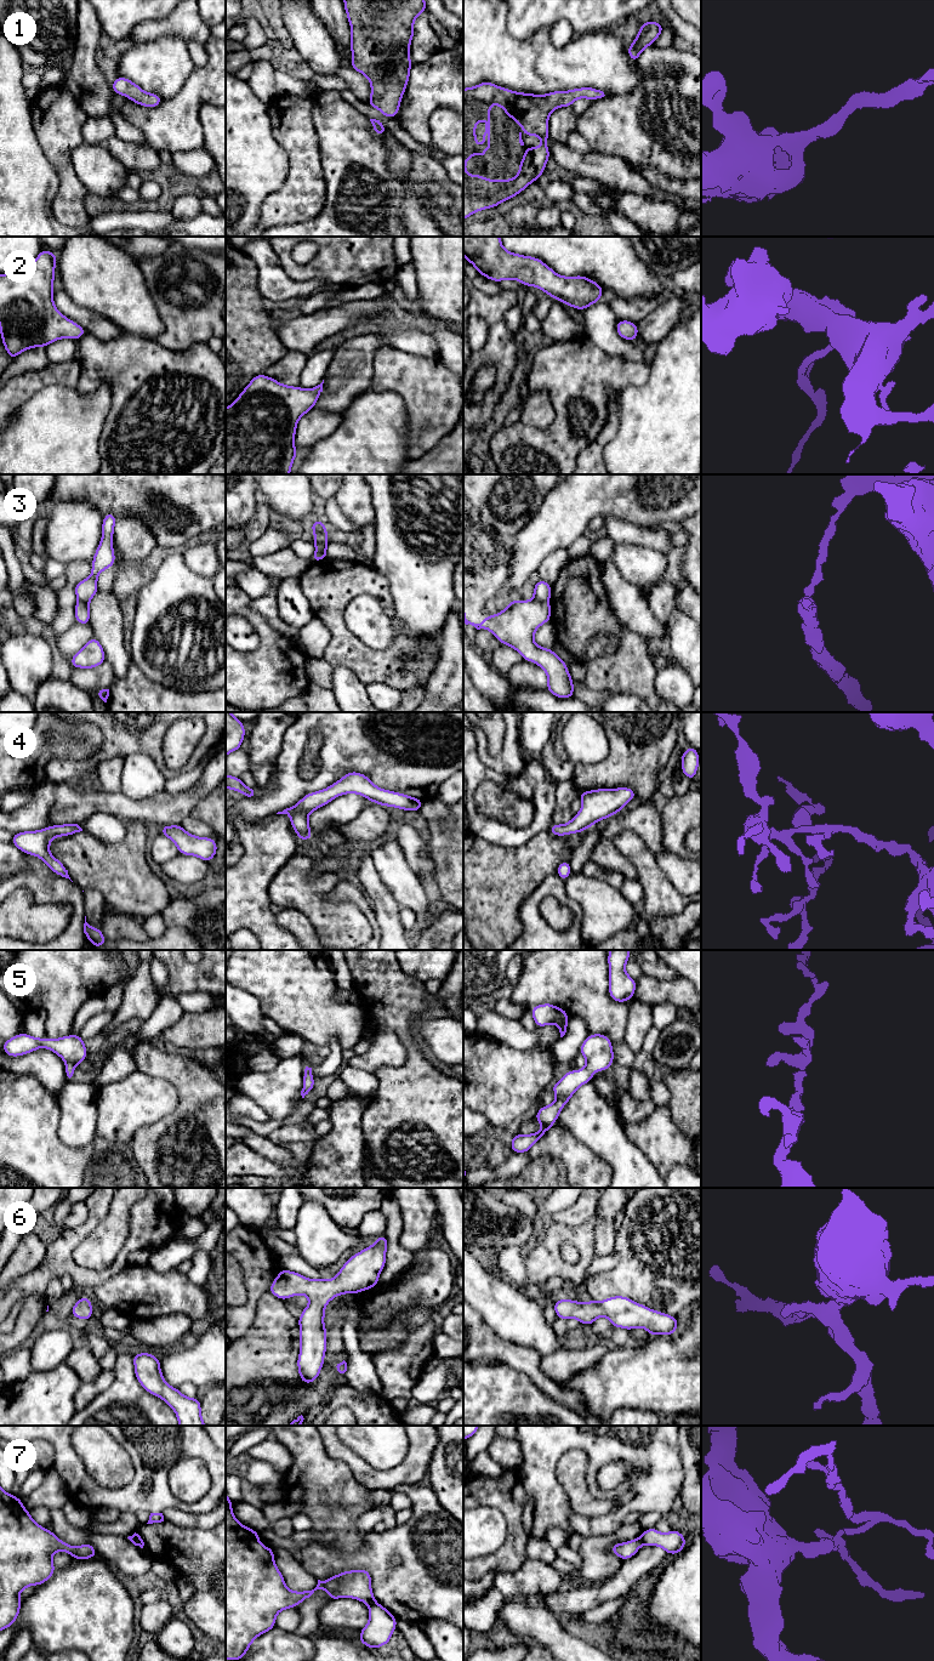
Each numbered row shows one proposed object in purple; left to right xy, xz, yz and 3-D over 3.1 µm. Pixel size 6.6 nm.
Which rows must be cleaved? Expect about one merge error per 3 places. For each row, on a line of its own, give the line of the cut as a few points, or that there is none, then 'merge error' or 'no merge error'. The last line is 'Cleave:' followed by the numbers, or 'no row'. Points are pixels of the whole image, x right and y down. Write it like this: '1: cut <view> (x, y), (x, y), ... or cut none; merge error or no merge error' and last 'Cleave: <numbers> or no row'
1: cut none; no merge error
2: cut none; no merge error
3: cut yz (534, 597), (540, 601), (547, 601); merge error
4: cut none; no merge error
5: cut none; no merge error
6: cut none; no merge error
7: cut xz (375, 1602), (369, 1605); merge error
Cleave: 3, 7

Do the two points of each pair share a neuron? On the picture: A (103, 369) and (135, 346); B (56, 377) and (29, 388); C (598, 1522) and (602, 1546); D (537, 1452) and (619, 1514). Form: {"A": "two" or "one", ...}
{"A": "one", "B": "one", "C": "two", "D": "one"}

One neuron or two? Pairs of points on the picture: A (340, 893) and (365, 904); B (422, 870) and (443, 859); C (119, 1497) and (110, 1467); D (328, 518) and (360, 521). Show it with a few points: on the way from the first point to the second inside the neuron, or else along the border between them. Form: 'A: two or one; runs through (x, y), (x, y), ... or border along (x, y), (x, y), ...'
A: one; runs through (346, 893), (354, 893), (359, 898)
B: two; border along (427, 843), (430, 857), (433, 862), (434, 881)
C: two; border along (135, 1467), (115, 1488), (90, 1475)
D: two; border along (334, 499), (356, 529)

